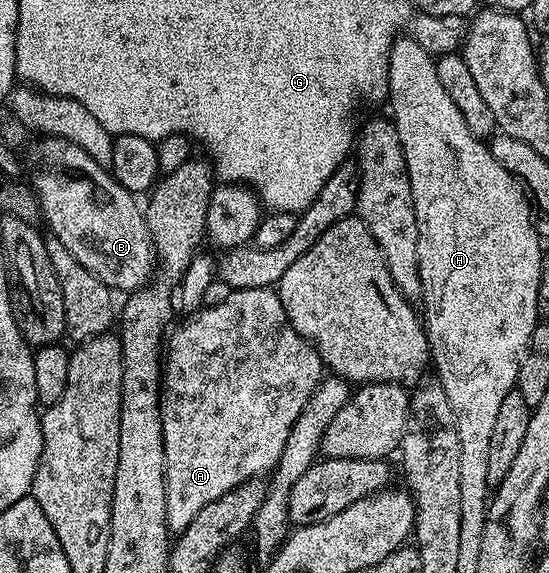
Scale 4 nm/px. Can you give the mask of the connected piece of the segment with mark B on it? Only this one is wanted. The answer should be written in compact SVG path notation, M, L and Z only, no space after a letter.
M42 135L38 140L38 144L29 152L27 180L37 194L37 201L41 203L41 215L44 223L49 223L48 231L57 236L67 250L71 250L79 266L87 266L87 270L91 270L91 274L95 274L95 278L99 278L99 282L111 290L117 291L118 288L122 294L128 294L145 287L155 271L155 253L142 205L137 205L138 197L128 192L113 177L112 171L99 166L79 145L55 136Z

